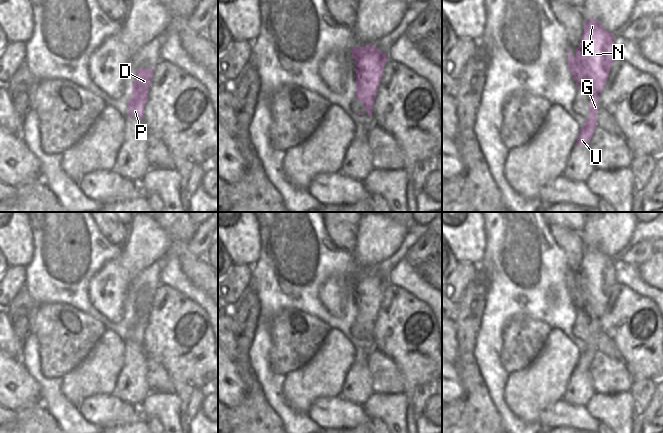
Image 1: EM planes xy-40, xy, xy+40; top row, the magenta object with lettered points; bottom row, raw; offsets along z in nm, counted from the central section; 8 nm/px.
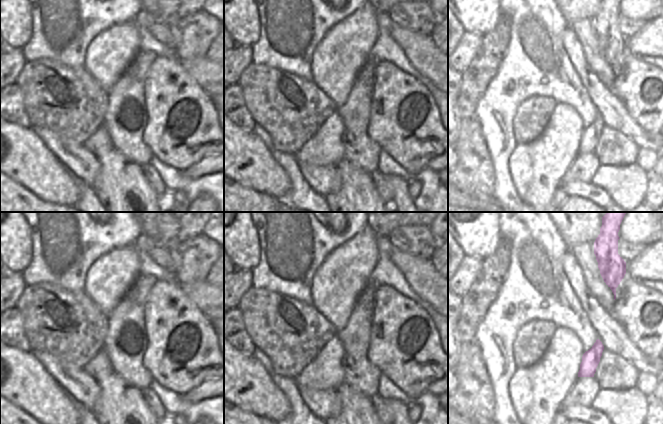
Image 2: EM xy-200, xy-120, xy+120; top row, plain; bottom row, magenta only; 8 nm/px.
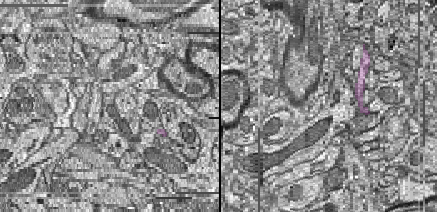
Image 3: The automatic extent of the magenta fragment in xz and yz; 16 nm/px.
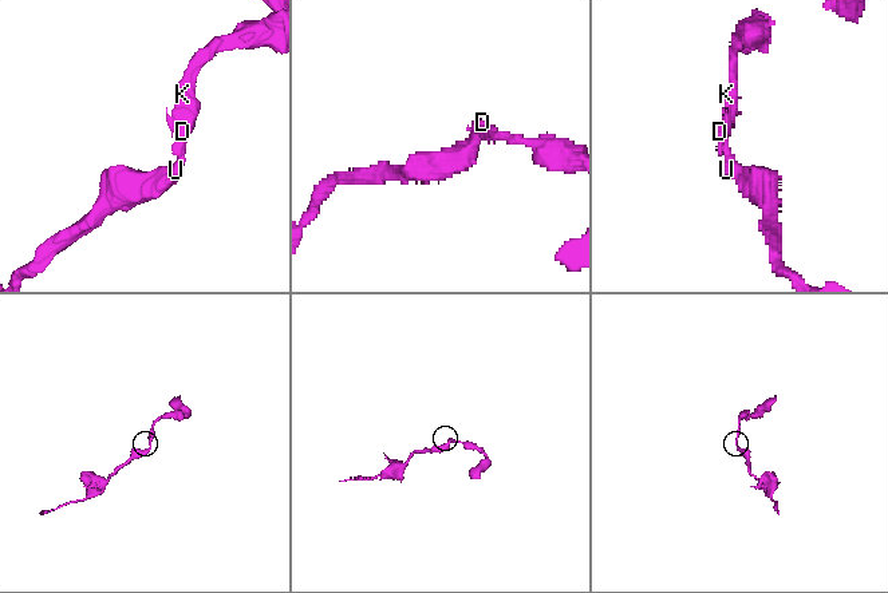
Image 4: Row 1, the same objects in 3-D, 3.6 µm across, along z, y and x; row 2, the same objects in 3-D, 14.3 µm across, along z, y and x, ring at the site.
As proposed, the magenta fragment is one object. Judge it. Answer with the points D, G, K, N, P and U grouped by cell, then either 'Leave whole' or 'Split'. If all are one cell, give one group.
Groups: D G K N P U. Leave whole

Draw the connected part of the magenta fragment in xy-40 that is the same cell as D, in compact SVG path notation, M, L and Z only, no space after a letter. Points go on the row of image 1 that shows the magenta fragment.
M139 69L136 71L136 82L132 84L132 98L128 102L130 117L140 120L144 118L144 108L148 100L153 74L154 69Z

